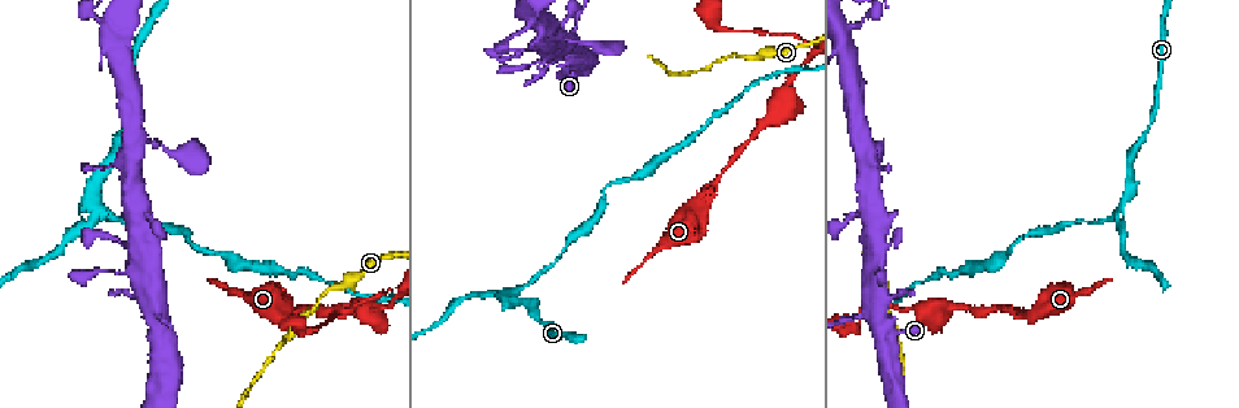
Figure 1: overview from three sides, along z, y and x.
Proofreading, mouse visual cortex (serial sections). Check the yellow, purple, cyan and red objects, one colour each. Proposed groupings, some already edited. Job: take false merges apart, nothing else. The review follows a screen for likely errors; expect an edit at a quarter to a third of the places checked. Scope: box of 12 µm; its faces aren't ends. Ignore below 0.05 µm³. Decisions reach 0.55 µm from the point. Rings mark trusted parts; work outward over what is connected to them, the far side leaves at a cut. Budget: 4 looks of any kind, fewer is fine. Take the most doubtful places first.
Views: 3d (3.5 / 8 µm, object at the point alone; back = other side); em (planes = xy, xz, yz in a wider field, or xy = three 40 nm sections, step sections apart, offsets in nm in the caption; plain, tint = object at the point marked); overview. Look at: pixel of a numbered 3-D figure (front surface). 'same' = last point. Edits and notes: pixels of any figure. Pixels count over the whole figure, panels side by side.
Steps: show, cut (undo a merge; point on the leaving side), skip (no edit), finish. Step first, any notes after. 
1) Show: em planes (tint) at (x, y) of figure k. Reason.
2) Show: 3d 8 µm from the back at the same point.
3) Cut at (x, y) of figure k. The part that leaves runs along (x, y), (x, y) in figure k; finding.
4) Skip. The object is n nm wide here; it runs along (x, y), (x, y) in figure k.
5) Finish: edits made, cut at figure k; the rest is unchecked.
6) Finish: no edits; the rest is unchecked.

Show: 3d 3.5 µm at (1123, 201) of figure 1. Three arms meet.

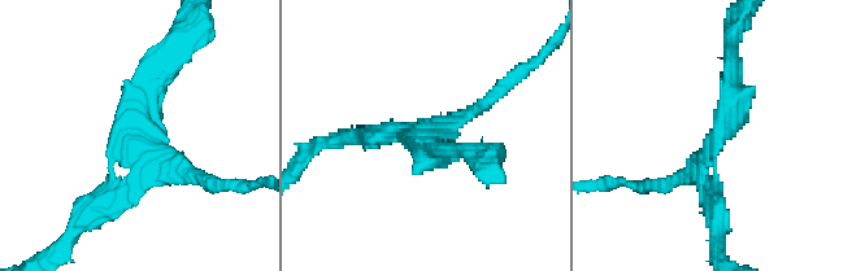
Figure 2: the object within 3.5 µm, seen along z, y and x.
Show: em xy step 3 (tint) at (146, 136) of figure 2. Shape alone is not enough.

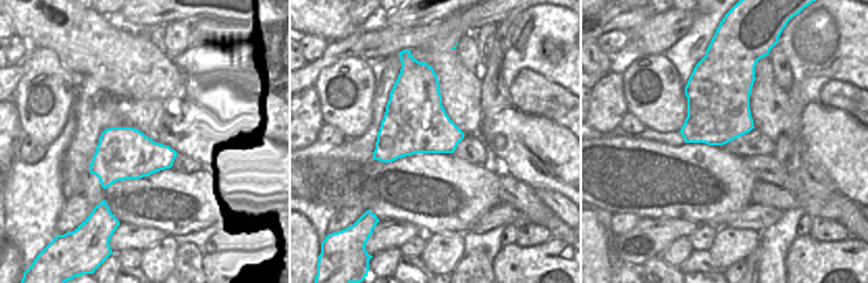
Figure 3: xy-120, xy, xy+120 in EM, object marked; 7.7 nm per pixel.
Skip. It runs along (731, 62), (731, 118), (668, 182) in figure 2; one cell here.

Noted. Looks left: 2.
Show: 3d 3.5 µm at (878, 318) of figure 1. A narrow waist.

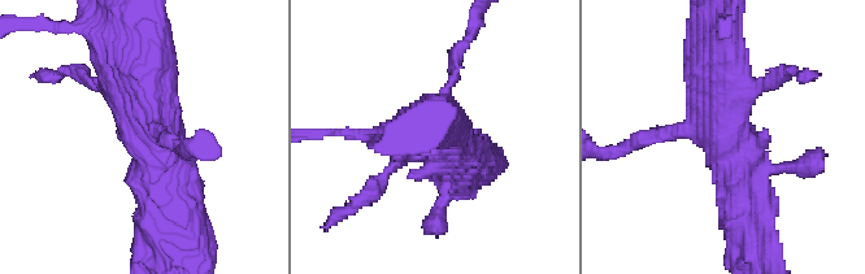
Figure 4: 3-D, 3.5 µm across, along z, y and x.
Show: em xy step 1 (tint) at (728, 136) of figure 4.

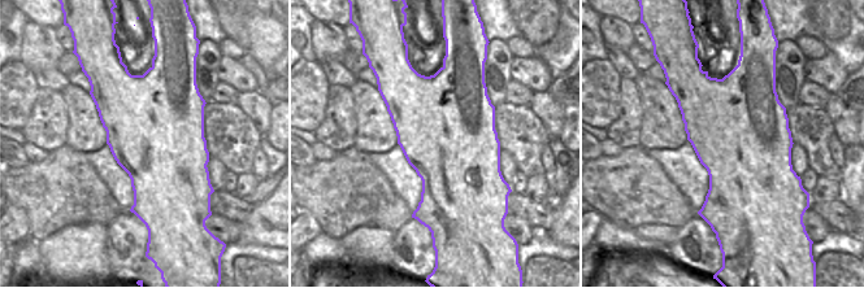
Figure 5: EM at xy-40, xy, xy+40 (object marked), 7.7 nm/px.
Skip. It runs along (770, 169), (707, 100), (707, 25) in figure 4; continuous, no second cell.

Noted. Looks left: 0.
Finish: no edits; the rest is unchecked.

